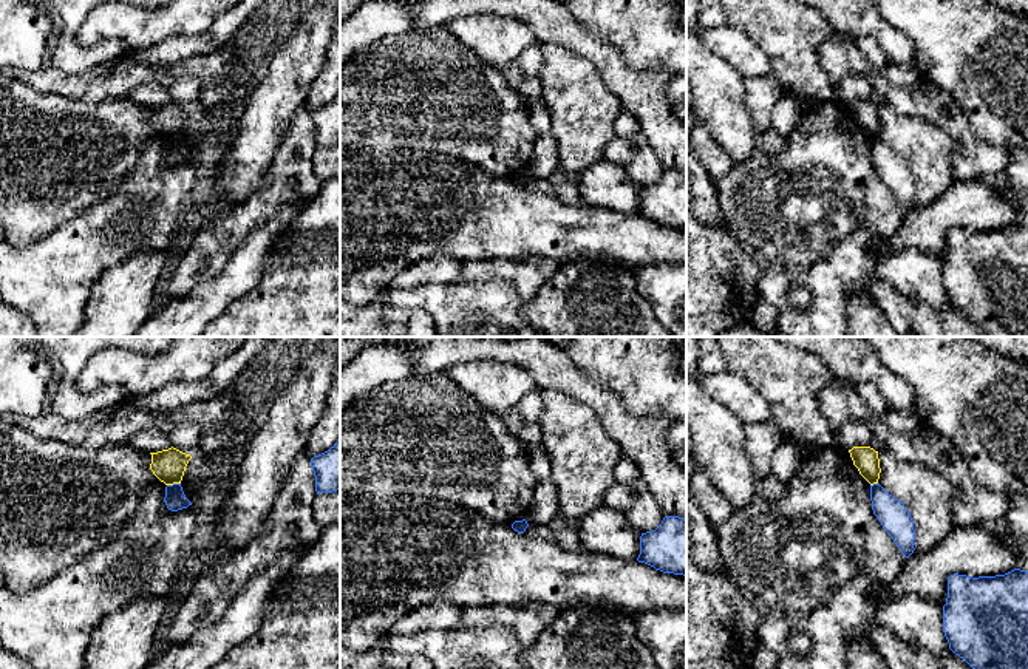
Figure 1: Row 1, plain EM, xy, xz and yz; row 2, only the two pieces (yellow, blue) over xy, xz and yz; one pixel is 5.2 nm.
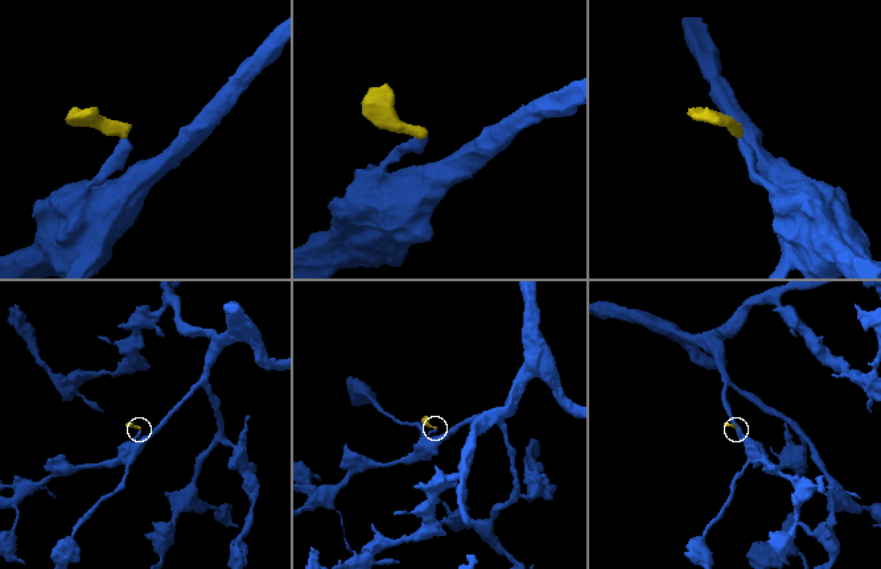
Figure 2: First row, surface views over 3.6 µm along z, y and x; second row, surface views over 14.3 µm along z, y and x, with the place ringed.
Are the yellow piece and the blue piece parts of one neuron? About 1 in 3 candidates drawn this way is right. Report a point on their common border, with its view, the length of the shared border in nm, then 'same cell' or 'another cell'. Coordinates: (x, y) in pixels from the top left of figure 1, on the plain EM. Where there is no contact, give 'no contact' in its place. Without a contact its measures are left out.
contact xy (173, 136); length 70 nm; another cell

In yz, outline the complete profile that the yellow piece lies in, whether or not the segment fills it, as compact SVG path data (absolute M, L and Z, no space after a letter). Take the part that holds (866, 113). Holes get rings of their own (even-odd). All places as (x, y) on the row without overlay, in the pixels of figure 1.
M853 100L849 107L860 128L870 139L878 138L881 127L878 105L870 100Z

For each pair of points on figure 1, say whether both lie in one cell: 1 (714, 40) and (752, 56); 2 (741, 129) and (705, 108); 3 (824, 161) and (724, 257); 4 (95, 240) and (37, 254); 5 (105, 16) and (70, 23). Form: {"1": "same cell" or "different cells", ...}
{"1": "same cell", "2": "same cell", "3": "different cells", "4": "same cell", "5": "different cells"}

